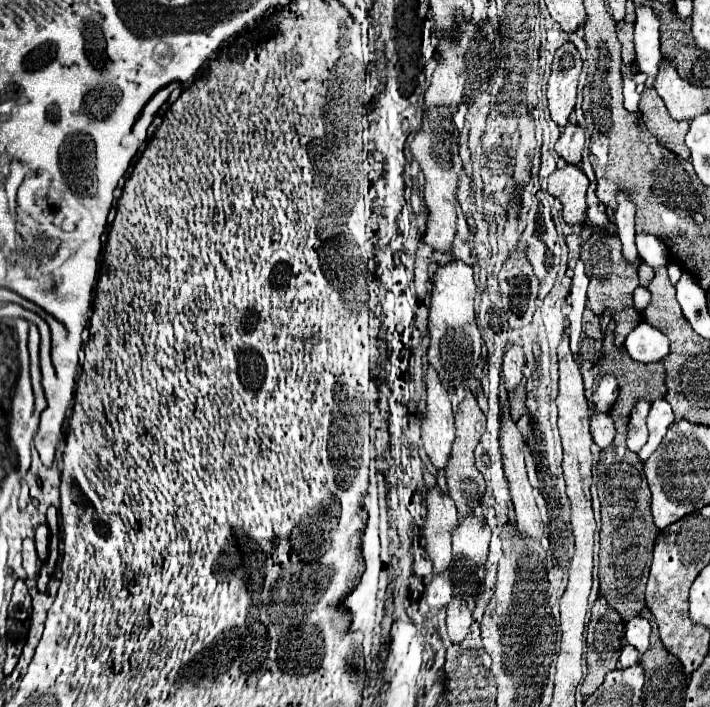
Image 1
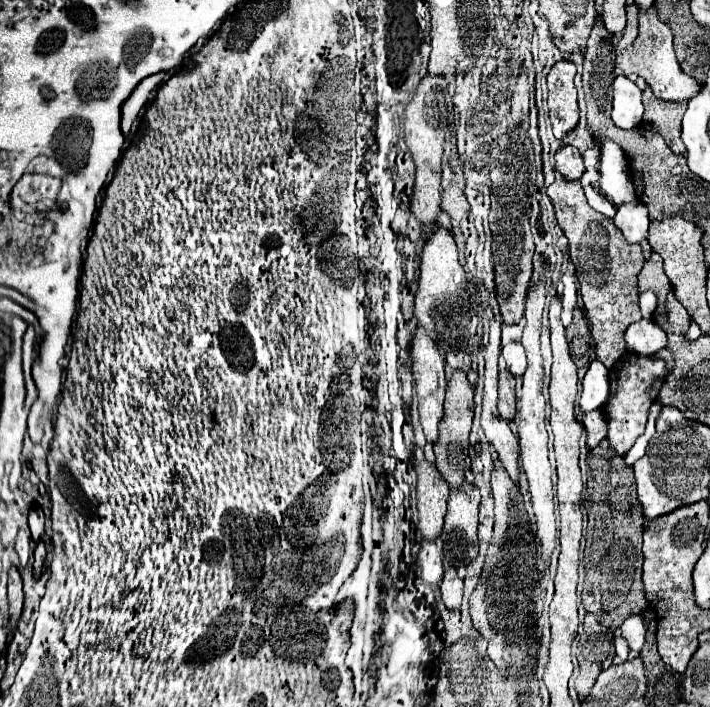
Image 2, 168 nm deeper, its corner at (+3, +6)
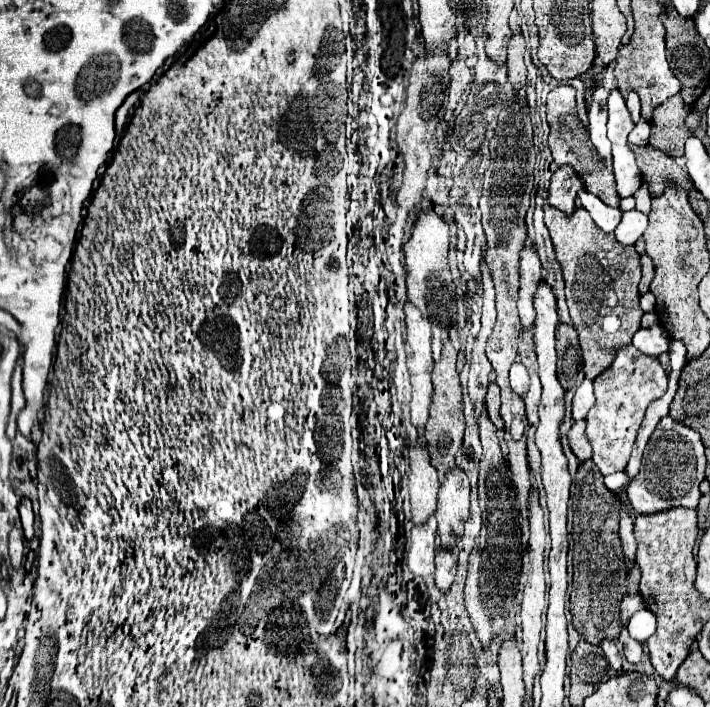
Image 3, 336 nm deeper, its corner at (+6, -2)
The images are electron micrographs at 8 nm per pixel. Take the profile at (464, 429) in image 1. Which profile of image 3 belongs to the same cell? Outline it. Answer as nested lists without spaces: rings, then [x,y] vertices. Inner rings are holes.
[[[446,338],[442,346],[442,358],[440,362],[434,364],[432,370],[432,384],[434,384],[434,394],[432,394],[432,404],[430,404],[430,416],[426,422],[426,442],[428,442],[428,452],[432,458],[432,466],[438,470],[440,476],[444,476],[448,470],[452,470],[454,464],[454,454],[462,446],[462,434],[464,434],[464,406],[462,406],[462,388],[460,388],[460,378],[456,372],[456,354],[458,350],[452,346],[452,342]]]

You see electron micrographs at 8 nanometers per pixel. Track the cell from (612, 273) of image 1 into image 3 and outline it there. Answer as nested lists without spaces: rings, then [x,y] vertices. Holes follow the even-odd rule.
[[[546,204],[544,224],[550,230],[554,254],[566,282],[566,302],[580,340],[584,376],[594,380],[612,364],[616,352],[632,342],[632,336],[640,328],[640,256],[634,246],[622,246],[614,234],[598,230],[584,208],[566,216]]]

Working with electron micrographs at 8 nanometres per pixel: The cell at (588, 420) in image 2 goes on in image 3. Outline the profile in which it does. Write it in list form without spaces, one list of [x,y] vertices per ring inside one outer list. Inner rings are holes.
[[[582,420],[582,422],[574,422],[572,428],[568,430],[570,448],[572,448],[574,456],[576,456],[580,462],[584,462],[584,460],[588,460],[588,458],[592,456],[592,448],[590,448],[590,442],[588,442],[584,430],[586,430],[586,422],[584,422],[584,420]]]

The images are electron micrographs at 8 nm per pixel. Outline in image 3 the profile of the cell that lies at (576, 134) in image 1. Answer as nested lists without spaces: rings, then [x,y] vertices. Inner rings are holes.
[[[560,166],[554,172],[548,188],[548,204],[554,206],[556,210],[562,210],[564,214],[572,214],[572,210],[576,208],[574,200],[580,188],[582,188],[582,182],[578,174],[574,174],[570,166]]]

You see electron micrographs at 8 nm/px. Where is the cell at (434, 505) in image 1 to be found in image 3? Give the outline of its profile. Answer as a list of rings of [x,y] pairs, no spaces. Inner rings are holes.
[[[420,444],[410,446],[410,474],[408,474],[408,490],[412,504],[412,522],[426,522],[436,510],[438,496],[438,474],[430,464],[428,450]]]

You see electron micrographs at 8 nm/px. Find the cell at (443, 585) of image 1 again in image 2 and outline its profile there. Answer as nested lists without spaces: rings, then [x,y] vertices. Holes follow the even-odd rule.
[[[421,542],[421,572],[427,584],[439,584],[443,576],[443,556],[437,542]]]

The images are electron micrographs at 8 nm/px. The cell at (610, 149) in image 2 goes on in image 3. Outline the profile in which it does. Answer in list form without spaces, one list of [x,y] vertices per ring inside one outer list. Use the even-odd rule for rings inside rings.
[[[596,84],[592,100],[588,104],[588,120],[590,120],[588,130],[590,130],[590,140],[596,146],[598,154],[602,154],[604,162],[610,166],[612,154],[610,154],[610,140],[606,136],[606,120],[608,120],[606,102],[608,102],[608,92],[600,84]]]

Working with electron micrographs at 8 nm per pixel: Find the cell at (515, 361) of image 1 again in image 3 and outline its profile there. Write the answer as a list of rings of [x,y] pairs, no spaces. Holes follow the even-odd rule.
[[[520,362],[512,364],[510,368],[510,386],[518,396],[524,396],[528,392],[528,372]]]

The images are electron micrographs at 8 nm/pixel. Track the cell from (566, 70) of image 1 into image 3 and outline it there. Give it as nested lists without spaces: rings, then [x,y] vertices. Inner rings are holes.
[[[558,86],[548,94],[548,104],[546,104],[546,114],[548,114],[548,124],[550,124],[550,136],[548,136],[548,146],[554,158],[556,166],[572,166],[574,172],[580,176],[586,192],[598,196],[604,204],[618,208],[620,206],[620,196],[616,192],[616,182],[612,170],[606,166],[606,162],[598,156],[594,144],[588,138],[586,126],[582,126],[578,114],[576,114],[576,102],[574,102],[576,90],[572,86]]]

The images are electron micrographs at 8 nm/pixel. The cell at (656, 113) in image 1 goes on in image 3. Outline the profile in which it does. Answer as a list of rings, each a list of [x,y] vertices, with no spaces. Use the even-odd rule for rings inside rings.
[[[680,94],[660,104],[654,110],[654,118],[650,122],[652,124],[650,146],[662,150],[672,158],[684,156],[684,142],[690,136],[690,132],[684,126],[684,120],[690,114],[690,110],[692,108],[682,100]]]

